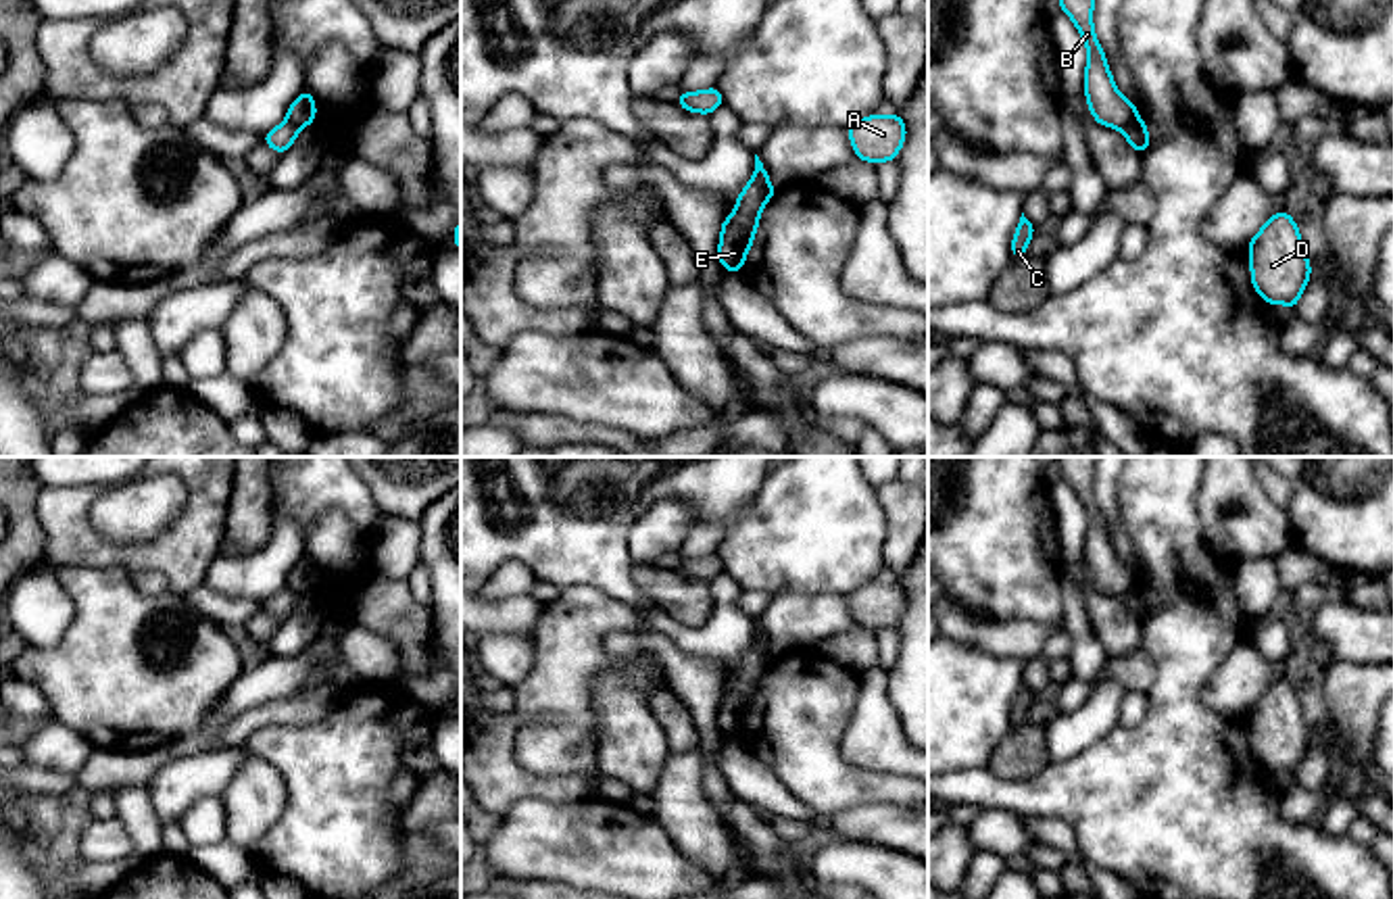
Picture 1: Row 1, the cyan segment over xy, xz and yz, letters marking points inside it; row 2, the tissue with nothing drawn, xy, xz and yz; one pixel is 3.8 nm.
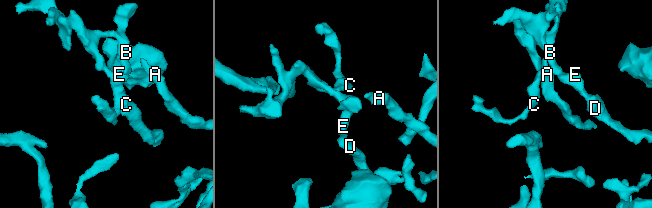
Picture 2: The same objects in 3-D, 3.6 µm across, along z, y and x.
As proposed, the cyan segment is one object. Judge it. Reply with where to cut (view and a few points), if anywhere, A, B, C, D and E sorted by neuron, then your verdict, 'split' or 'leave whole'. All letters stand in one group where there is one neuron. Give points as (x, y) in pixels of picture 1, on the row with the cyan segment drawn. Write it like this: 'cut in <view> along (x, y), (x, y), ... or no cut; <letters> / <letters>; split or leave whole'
cut in xz along (753, 178), (774, 192); A D E / B C; split

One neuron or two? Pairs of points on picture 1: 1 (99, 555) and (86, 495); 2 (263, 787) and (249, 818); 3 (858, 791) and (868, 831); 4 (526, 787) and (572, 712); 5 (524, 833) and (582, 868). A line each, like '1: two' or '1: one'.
1: one
2: one
3: two
4: two
5: one

